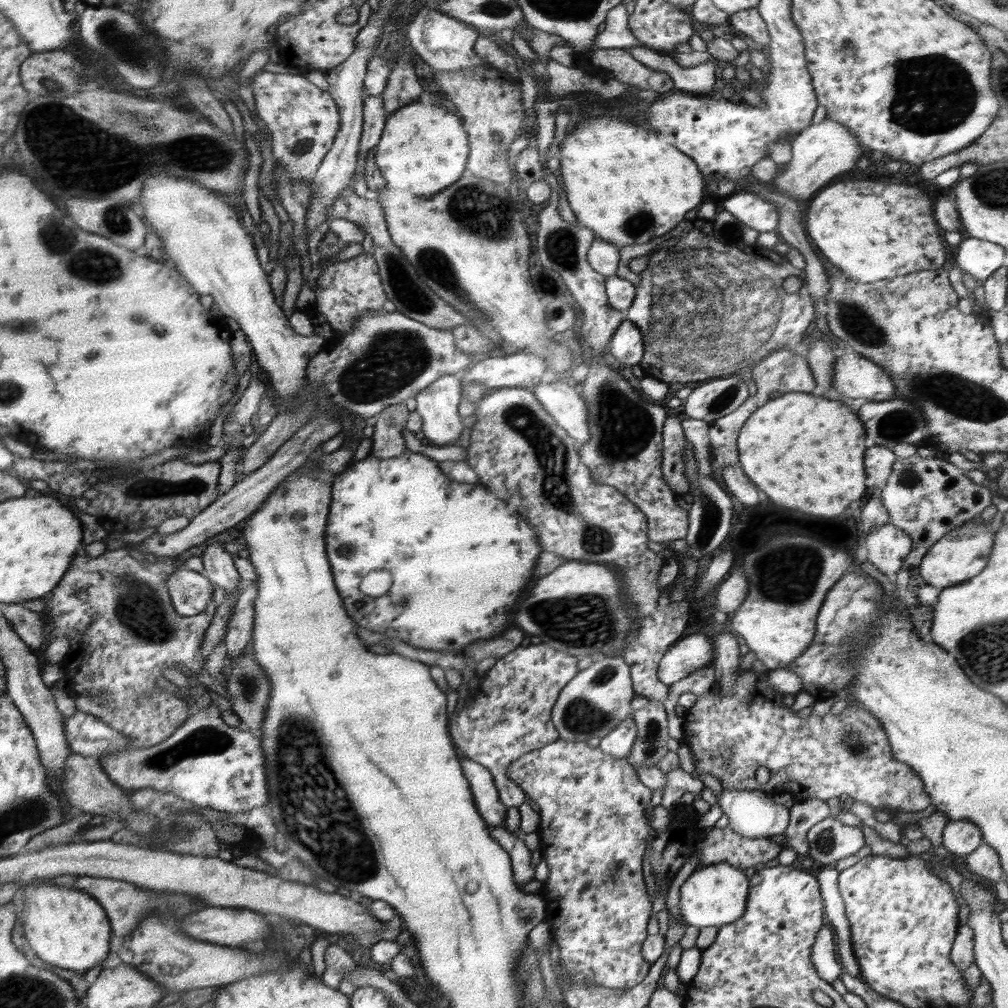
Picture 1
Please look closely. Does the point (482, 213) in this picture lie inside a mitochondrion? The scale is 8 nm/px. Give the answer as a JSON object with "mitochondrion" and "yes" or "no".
{"mitochondrion":"yes"}

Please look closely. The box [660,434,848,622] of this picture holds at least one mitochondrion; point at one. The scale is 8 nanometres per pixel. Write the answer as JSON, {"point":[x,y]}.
{"point":[797,590]}

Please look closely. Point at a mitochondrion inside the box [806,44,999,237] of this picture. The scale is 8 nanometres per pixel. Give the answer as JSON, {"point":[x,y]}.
{"point":[933,93]}

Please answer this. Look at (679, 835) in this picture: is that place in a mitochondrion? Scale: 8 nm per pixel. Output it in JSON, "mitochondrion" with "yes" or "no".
{"mitochondrion":"no"}

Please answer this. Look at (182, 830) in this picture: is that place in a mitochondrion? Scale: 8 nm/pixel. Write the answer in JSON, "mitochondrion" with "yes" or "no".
{"mitochondrion":"yes"}

